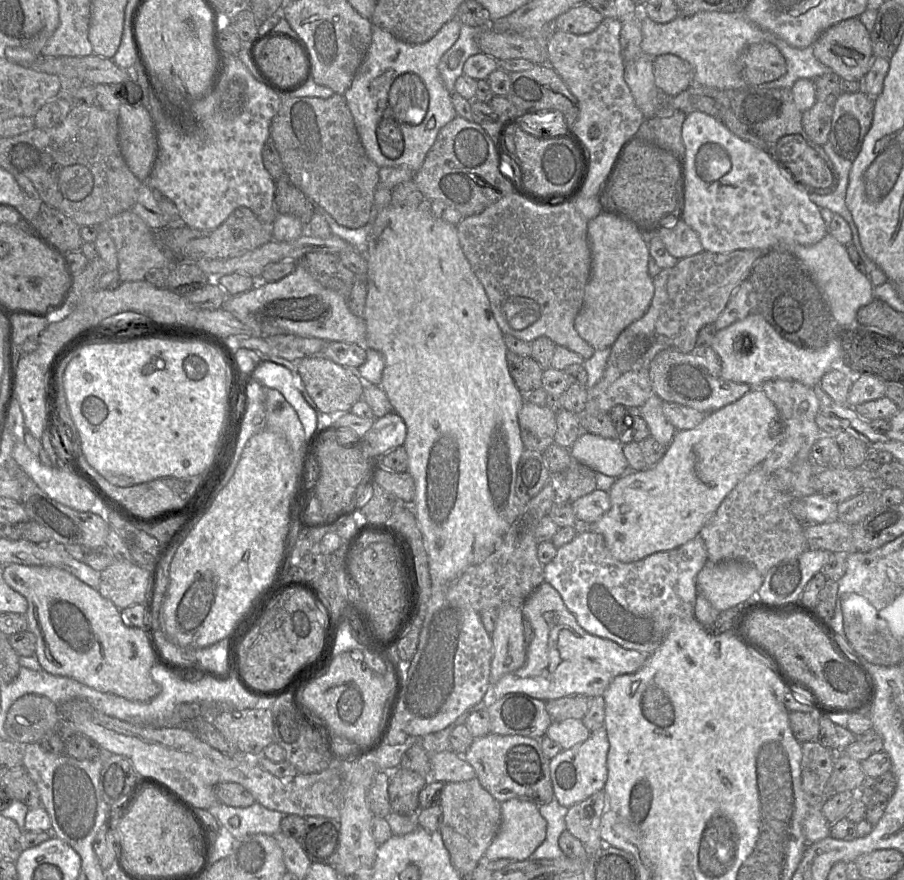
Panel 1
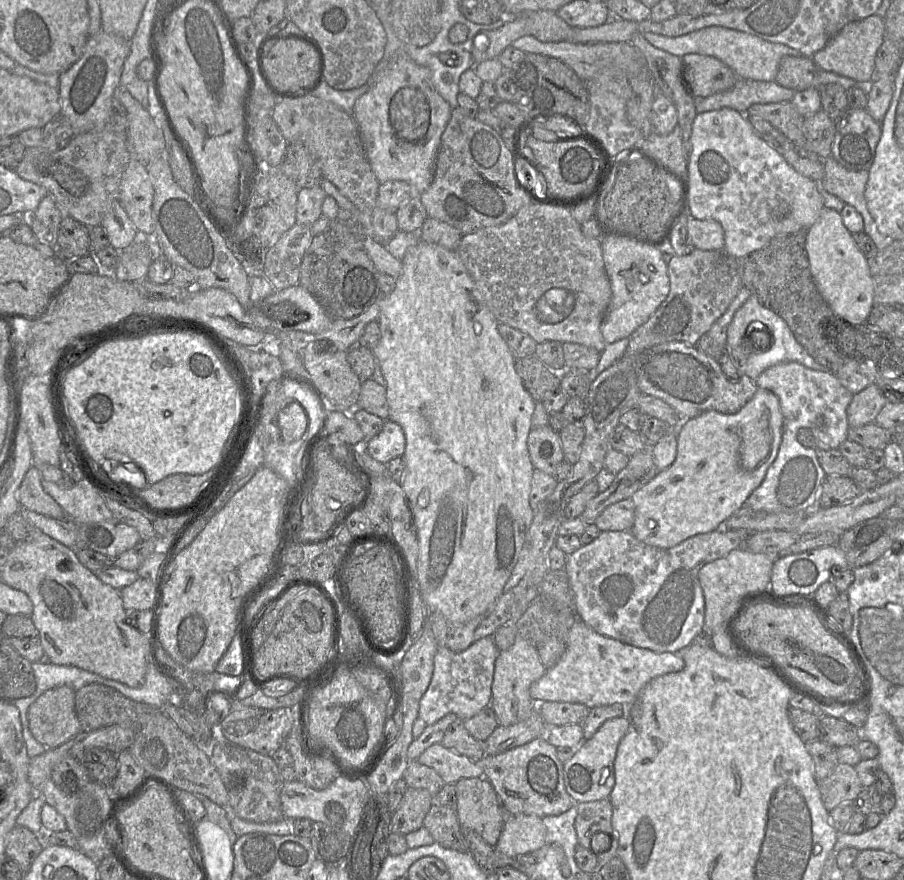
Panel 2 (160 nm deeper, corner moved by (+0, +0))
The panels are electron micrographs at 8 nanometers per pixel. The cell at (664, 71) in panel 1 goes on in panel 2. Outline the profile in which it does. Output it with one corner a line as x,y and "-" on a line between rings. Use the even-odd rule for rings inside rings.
699,54
681,57
683,82
690,96
704,98
732,88
739,77
719,59

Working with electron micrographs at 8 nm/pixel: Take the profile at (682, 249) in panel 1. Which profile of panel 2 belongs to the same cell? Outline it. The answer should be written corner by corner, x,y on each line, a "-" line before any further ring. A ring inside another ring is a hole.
691,215
688,217
687,232
689,243
698,250
717,250
724,248
724,230
722,225
713,220
697,220

